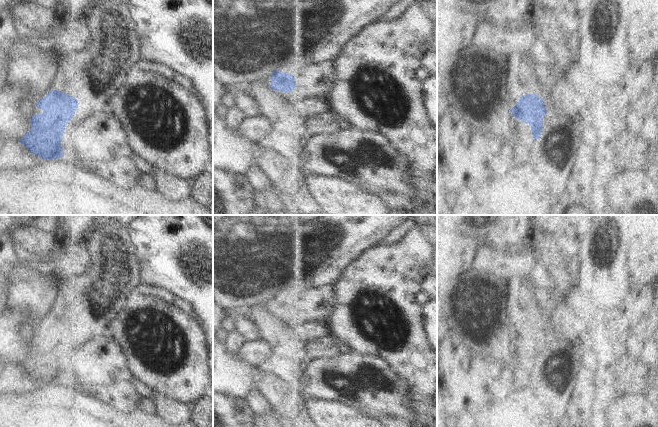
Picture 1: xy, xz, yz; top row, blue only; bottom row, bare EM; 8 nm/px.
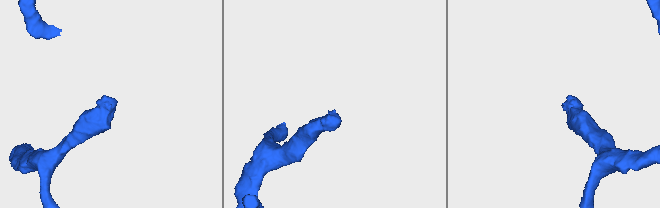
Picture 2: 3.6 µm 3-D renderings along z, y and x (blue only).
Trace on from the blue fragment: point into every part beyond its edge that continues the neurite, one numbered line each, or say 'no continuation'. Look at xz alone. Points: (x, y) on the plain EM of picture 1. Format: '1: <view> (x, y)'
1: xz (324, 302)

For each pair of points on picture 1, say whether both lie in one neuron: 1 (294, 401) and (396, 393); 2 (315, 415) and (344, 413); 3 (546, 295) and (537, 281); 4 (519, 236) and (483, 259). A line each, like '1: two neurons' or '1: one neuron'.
1: two neurons
2: one neuron
3: one neuron
4: two neurons

